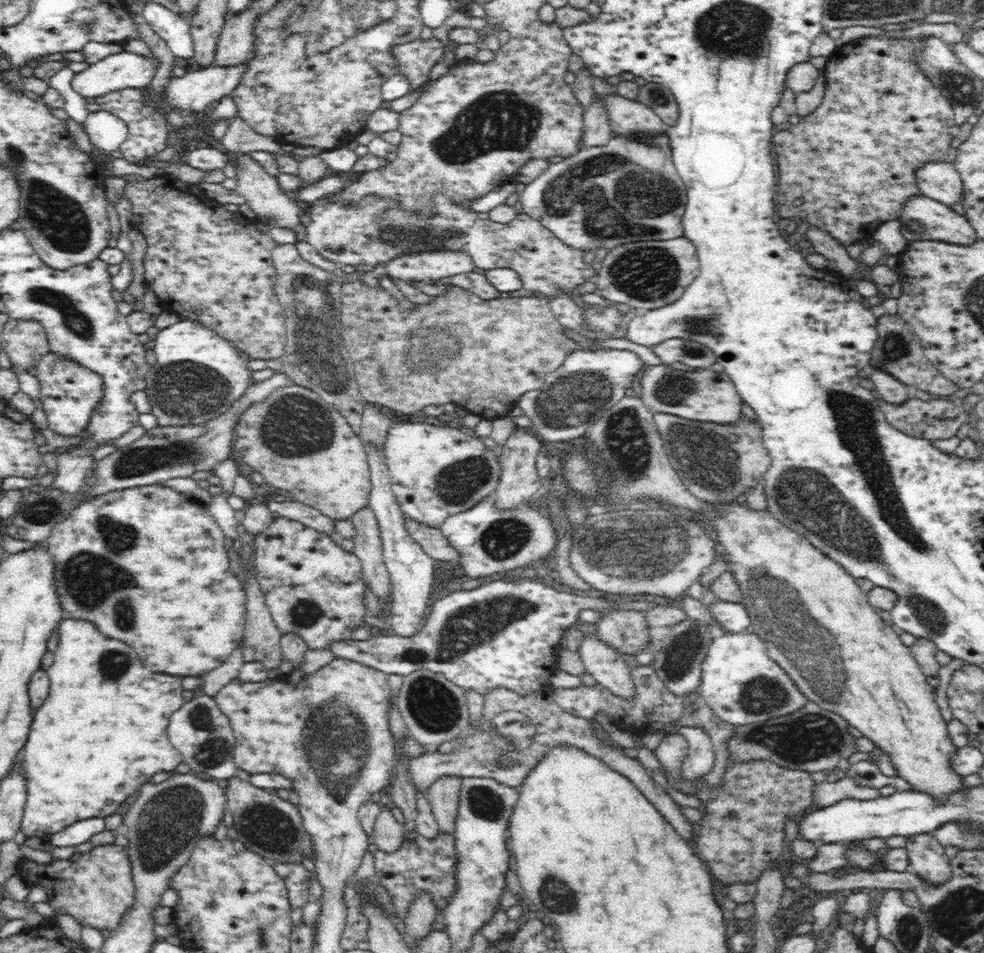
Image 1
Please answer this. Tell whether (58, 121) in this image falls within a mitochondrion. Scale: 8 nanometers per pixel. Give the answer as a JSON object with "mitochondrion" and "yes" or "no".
{"mitochondrion":"no"}

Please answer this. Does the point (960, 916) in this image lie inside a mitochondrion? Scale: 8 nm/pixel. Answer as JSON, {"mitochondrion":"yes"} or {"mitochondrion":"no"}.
{"mitochondrion":"yes"}

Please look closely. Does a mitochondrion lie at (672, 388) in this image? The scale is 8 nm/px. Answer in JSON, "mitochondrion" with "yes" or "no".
{"mitochondrion":"yes"}

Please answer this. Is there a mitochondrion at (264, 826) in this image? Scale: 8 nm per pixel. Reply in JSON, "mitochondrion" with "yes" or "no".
{"mitochondrion":"yes"}

